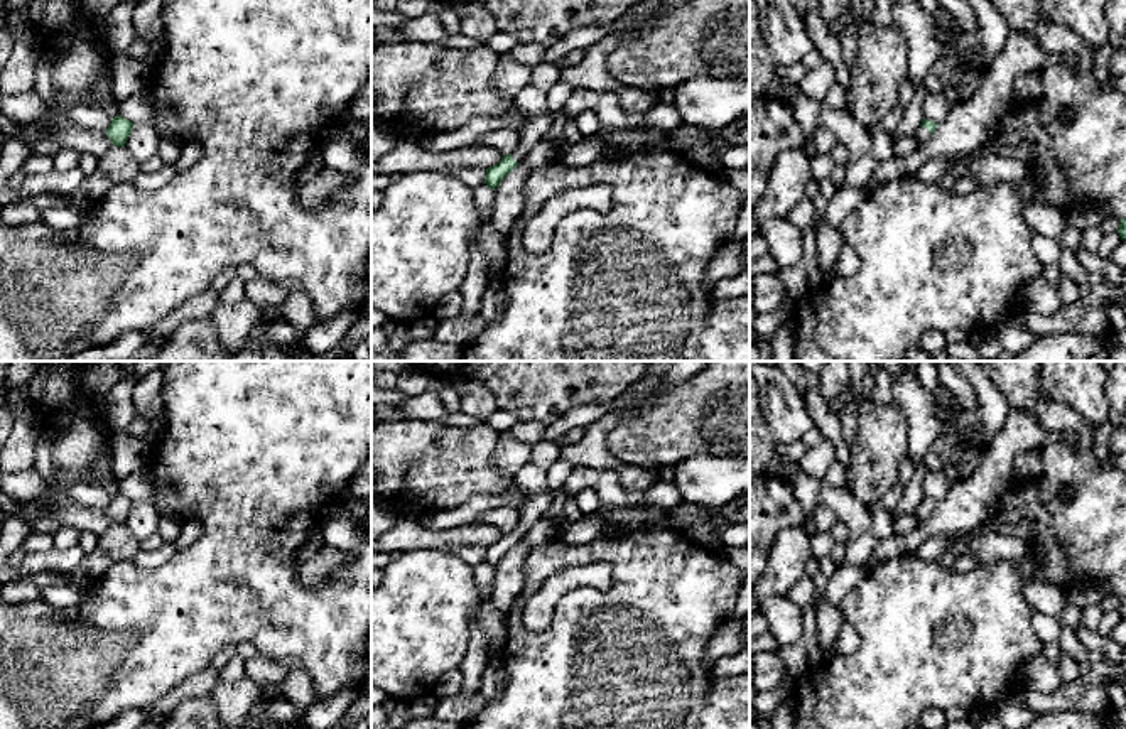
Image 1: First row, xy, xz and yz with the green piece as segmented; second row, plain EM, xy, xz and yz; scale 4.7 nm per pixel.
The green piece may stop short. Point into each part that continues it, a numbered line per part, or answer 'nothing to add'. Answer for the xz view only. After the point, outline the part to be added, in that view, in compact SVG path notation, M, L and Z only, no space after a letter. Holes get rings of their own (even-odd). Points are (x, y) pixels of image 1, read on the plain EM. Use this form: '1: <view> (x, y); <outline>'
nothing to add

